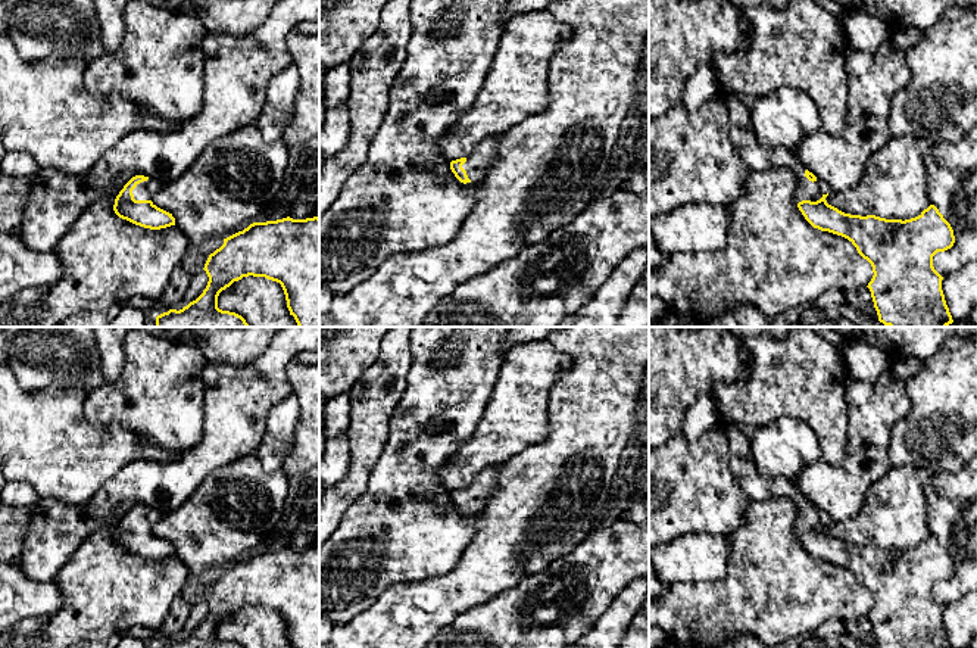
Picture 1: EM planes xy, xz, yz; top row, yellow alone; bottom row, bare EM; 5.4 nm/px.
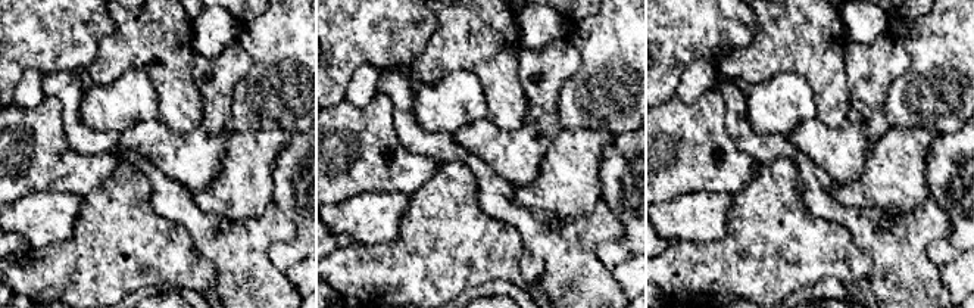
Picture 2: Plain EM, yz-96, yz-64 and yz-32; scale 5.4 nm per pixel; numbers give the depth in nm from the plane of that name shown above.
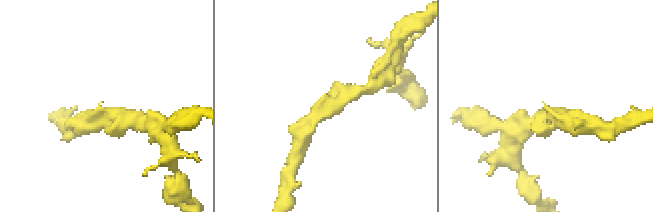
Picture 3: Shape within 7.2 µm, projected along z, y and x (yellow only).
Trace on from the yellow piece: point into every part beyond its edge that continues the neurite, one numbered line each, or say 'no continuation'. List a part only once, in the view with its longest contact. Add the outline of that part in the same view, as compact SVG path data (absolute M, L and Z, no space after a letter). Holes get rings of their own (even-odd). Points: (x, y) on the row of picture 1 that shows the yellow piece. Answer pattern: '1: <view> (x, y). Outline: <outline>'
1: xy (146, 190). Outline: M149 178L137 184L132 190L135 200L152 200L152 197L166 184L163 180Z

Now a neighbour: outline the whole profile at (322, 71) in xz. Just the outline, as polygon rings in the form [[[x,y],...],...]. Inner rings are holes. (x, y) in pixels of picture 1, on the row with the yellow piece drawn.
[[[319,65],[319,130],[325,121],[325,75],[327,75],[327,68]]]

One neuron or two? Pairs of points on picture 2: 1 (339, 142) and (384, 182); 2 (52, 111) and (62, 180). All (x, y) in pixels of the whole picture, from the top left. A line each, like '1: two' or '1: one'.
1: one
2: one

